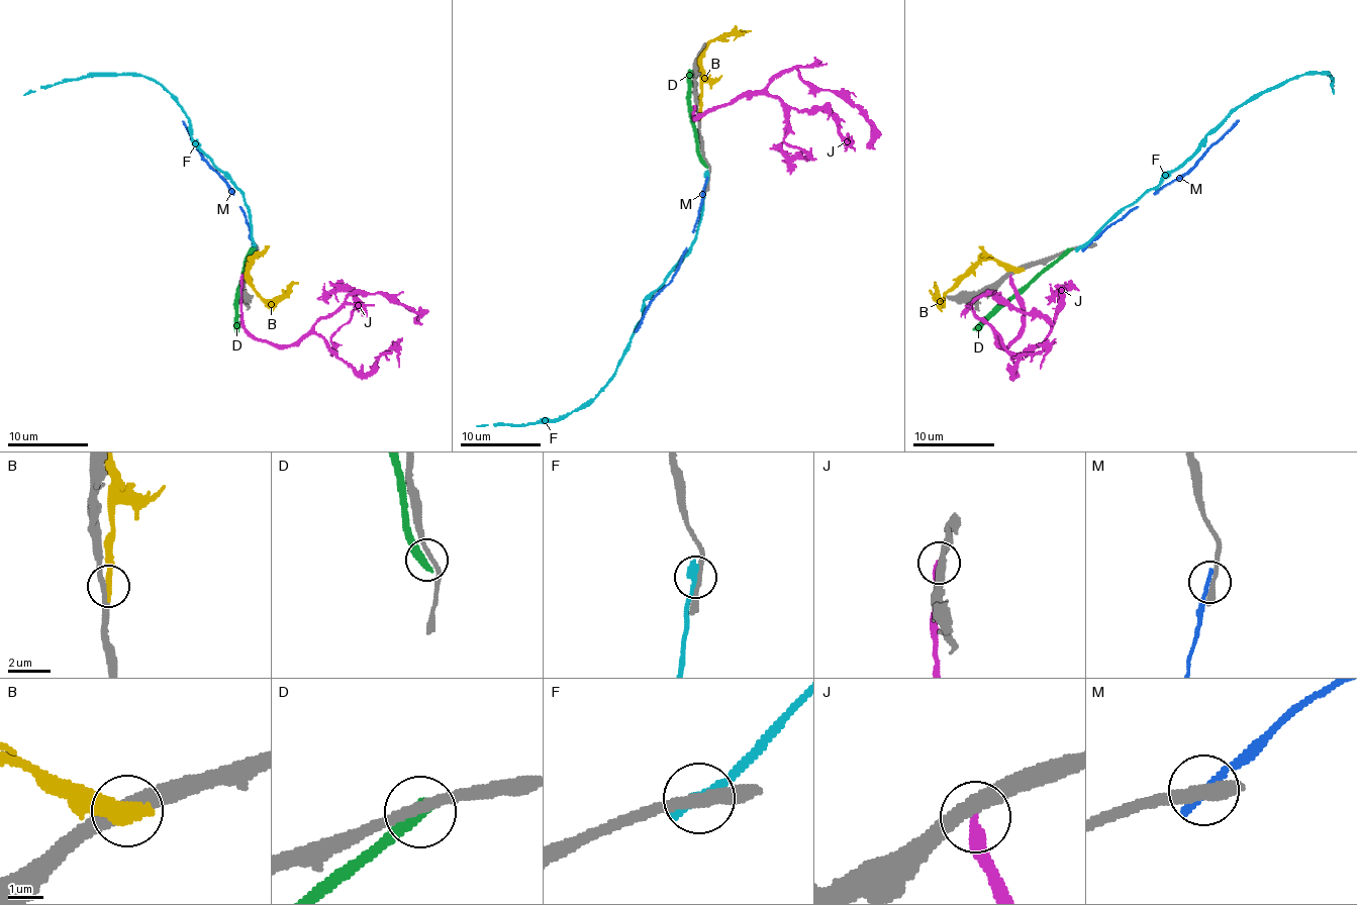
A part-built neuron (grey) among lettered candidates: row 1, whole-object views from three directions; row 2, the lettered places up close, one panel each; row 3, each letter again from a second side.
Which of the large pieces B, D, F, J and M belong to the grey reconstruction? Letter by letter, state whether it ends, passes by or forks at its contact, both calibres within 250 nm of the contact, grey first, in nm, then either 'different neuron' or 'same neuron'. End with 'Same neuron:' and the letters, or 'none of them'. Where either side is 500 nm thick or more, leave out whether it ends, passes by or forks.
B: it ends | 360/400 nm | different neuron
D: it ends | 240/480 nm | different neuron
F: it ends | 240/460 nm | different neuron
J: it ends | 340/280 nm | different neuron
M: it ends | 420/220 nm | different neuron
Same neuron: none of them

